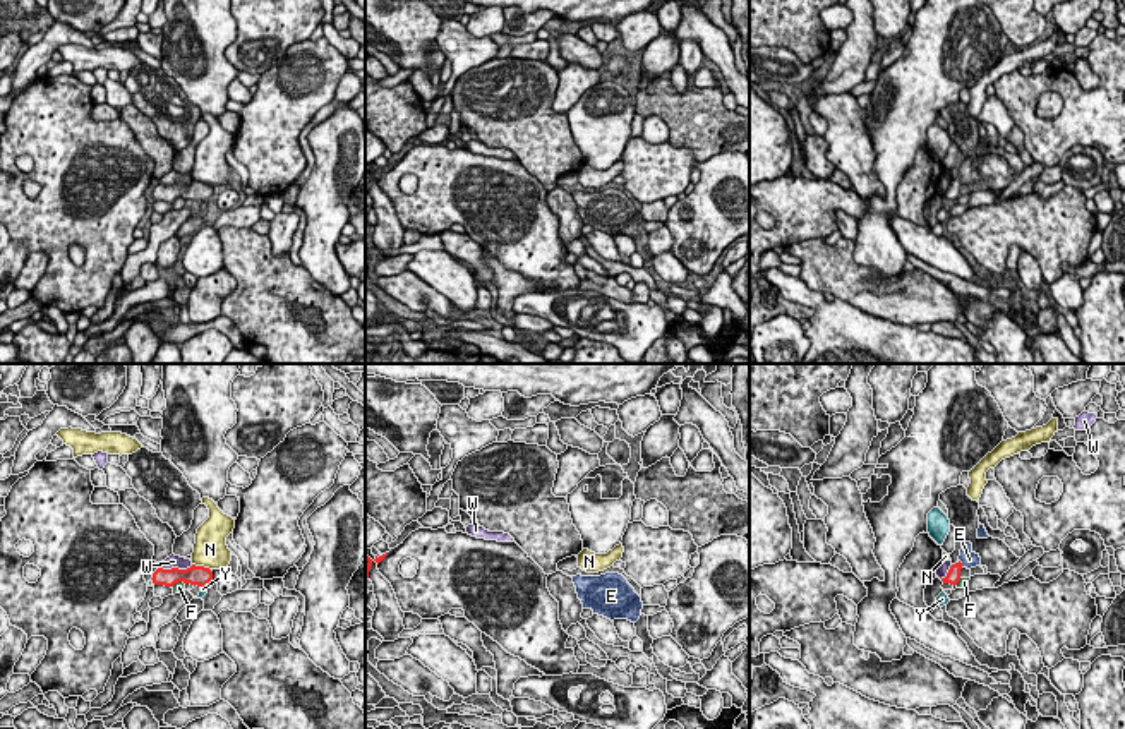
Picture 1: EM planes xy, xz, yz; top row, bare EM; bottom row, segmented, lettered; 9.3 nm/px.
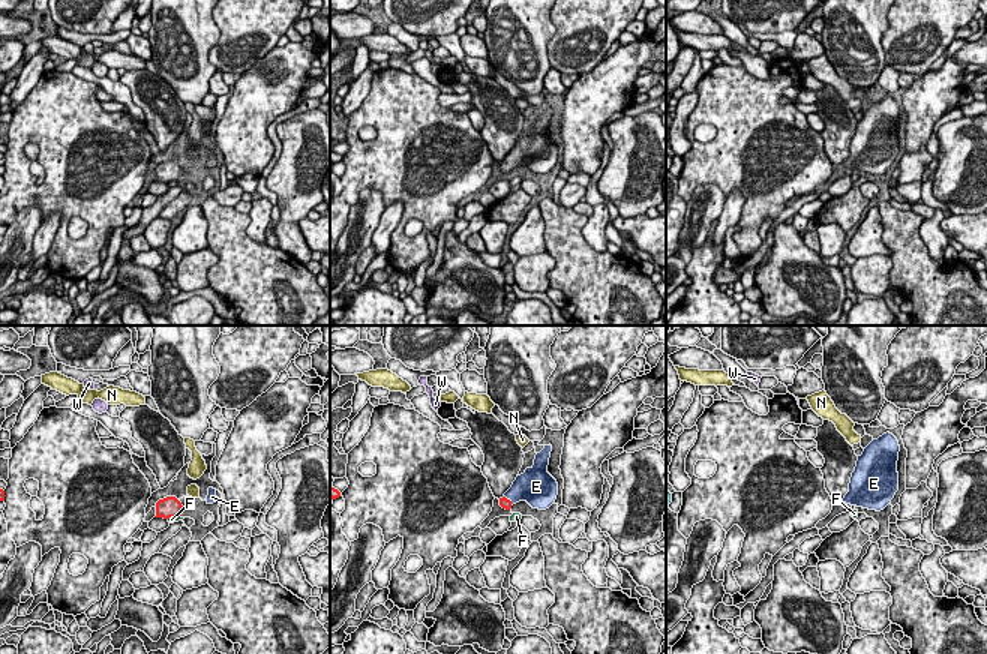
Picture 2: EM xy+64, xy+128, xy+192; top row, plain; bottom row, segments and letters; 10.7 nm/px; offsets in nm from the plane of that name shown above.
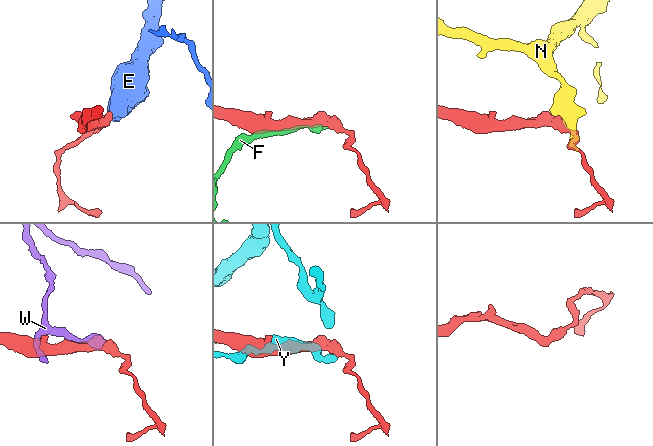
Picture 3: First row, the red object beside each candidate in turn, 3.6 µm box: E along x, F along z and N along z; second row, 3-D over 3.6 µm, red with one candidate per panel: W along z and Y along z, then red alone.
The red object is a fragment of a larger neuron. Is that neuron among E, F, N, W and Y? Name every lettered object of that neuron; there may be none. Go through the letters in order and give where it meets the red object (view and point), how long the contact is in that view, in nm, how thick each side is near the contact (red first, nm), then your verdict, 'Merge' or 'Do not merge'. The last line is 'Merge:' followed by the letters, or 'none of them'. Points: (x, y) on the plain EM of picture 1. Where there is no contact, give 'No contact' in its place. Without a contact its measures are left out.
E: Touches red at yz (961, 179). Shared border 90 nm. Thickness 130 nm (red) against 160 nm. Merge
F: Touches red at xy (179, 196). Shared border 150 nm. Thickness 190 nm (red) against 100 nm. Do not merge
N: Touches red at xy (201, 182). Shared border 190 nm. Thickness 190 nm (red) against 320 nm. Do not merge
W: Touches red at xy (175, 184). Shared border 320 nm. Thickness 190 nm (red) against 130 nm. Do not merge
Y: Touches red at xy (203, 201). Shared border 60 nm. Thickness 190 nm (red) against 70 nm. Do not merge
Merge: E

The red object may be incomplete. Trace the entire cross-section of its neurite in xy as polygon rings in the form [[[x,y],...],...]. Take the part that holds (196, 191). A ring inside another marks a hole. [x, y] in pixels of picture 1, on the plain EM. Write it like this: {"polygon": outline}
{"polygon": [[[192,180],[187,185],[178,185],[178,184],[171,184],[171,185],[163,185],[158,184],[153,189],[153,199],[154,201],[165,201],[165,202],[173,202],[178,197],[183,197],[185,201],[197,201],[197,202],[208,202],[209,197],[213,196],[213,187],[209,184],[204,182],[196,182]]]}

